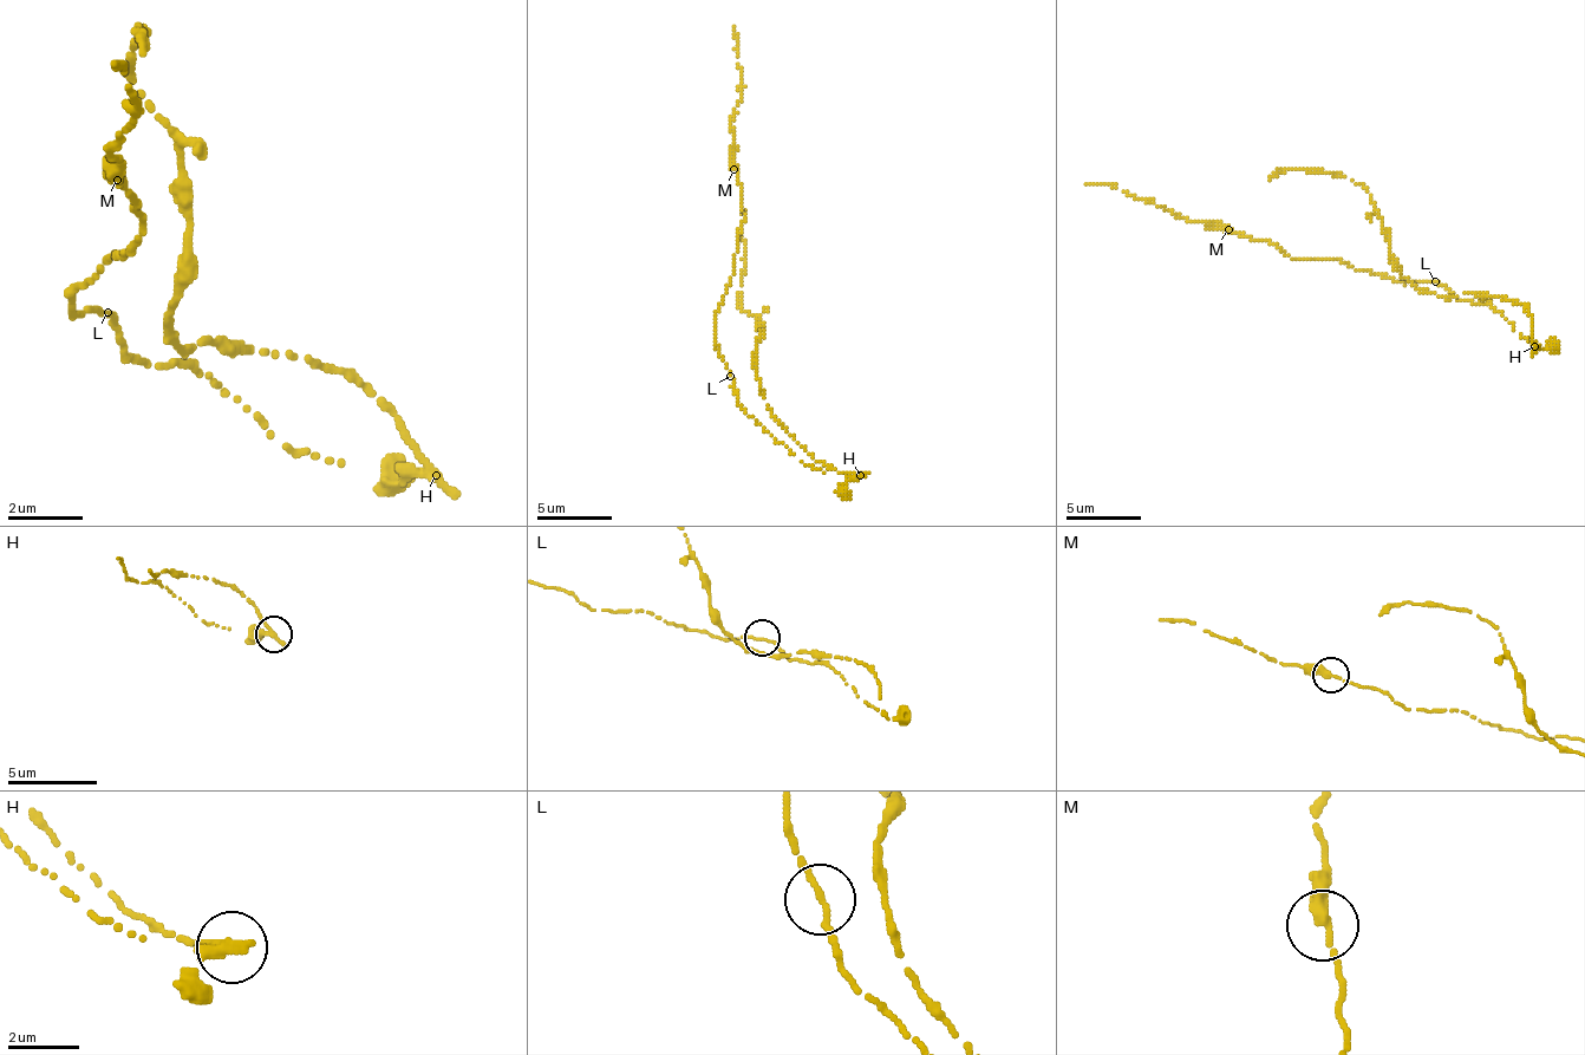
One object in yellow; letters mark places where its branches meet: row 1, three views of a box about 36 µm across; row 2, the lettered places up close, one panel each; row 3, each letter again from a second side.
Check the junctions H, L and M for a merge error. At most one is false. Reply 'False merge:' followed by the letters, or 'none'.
False merge: H

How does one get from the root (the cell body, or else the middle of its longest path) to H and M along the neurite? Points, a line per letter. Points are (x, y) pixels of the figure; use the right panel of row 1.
H: (1435, 281), (1458, 300), (1475, 304), (1487, 300), (1480, 297), (1517, 300), (1532, 319), (1532, 342), (1535, 345)
M: (1435, 281), (1394, 281), (1367, 271), (1356, 271), (1337, 259), (1292, 259), (1270, 240), (1251, 240), (1228, 229)

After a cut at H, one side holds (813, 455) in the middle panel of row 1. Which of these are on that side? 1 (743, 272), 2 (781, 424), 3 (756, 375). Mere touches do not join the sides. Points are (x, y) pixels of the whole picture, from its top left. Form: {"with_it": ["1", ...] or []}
{"with_it": ["1", "2", "3"]}

